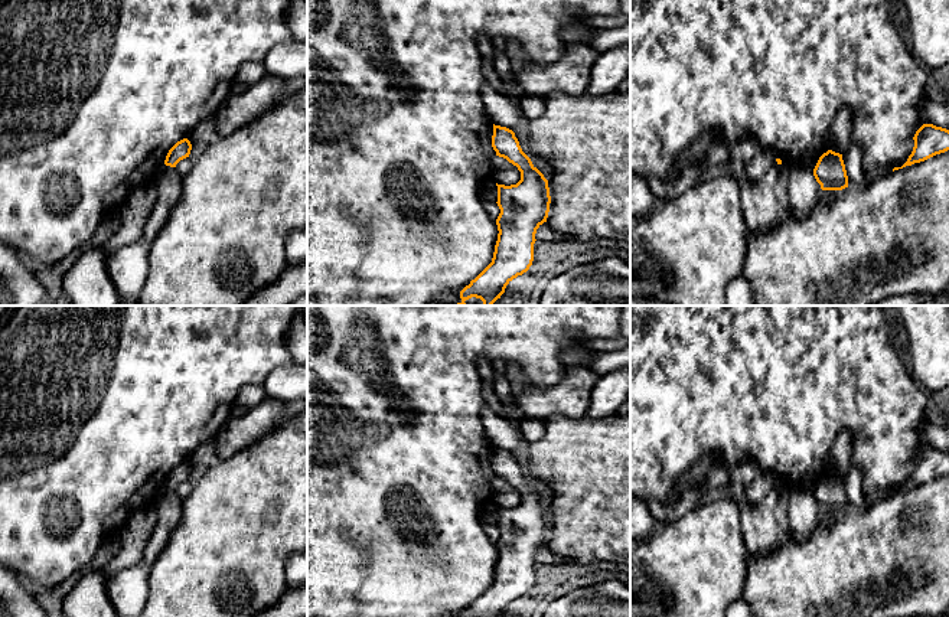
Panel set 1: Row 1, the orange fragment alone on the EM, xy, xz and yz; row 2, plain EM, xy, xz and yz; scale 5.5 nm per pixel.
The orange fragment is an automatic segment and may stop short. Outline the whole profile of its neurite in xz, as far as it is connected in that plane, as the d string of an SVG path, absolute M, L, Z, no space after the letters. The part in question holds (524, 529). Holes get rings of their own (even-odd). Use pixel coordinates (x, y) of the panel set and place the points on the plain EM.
M493 447L492 470L521 494L516 507L498 507L498 564L492 585L460 617L503 617L506 608L529 592L537 552L547 545L549 510L544 497L522 474L515 456Z

